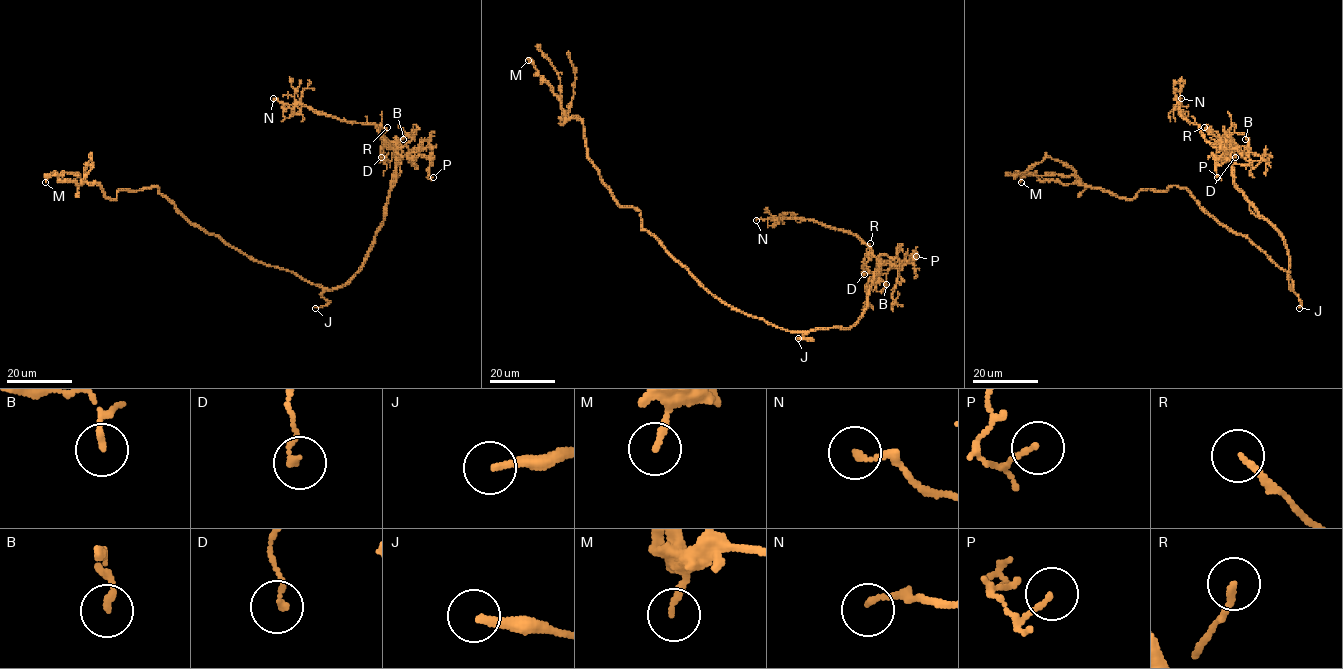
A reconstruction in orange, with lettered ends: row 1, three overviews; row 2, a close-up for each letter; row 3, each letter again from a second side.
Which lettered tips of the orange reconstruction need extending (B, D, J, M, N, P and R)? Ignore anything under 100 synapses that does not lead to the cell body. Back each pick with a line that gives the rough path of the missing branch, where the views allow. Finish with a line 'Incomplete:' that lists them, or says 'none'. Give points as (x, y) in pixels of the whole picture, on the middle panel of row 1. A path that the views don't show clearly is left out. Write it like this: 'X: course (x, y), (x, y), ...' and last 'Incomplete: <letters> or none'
J: course (798, 338), (793, 340), (791, 348), (802, 367)
Incomplete: J

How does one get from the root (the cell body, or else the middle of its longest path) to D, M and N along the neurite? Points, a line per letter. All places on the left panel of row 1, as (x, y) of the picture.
D: (274, 266), (326, 289), (342, 287), (353, 275), (383, 224), (396, 146), (386, 144), (381, 157)
M: (274, 266), (193, 224), (157, 186), (119, 190), (108, 199), (95, 182), (55, 175), (45, 182)
N: (274, 266), (326, 289), (342, 287), (383, 224), (394, 151), (373, 124), (273, 98)

